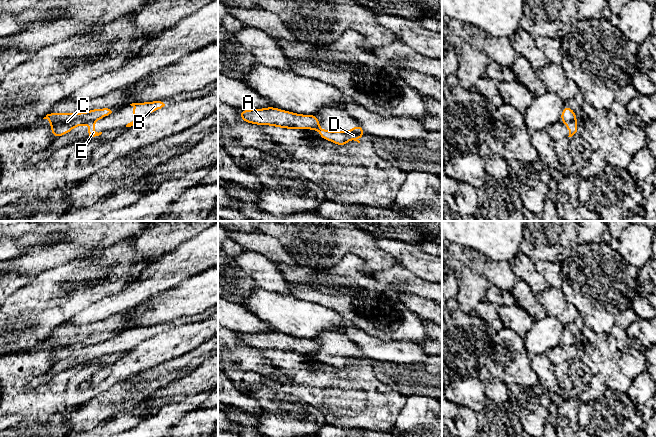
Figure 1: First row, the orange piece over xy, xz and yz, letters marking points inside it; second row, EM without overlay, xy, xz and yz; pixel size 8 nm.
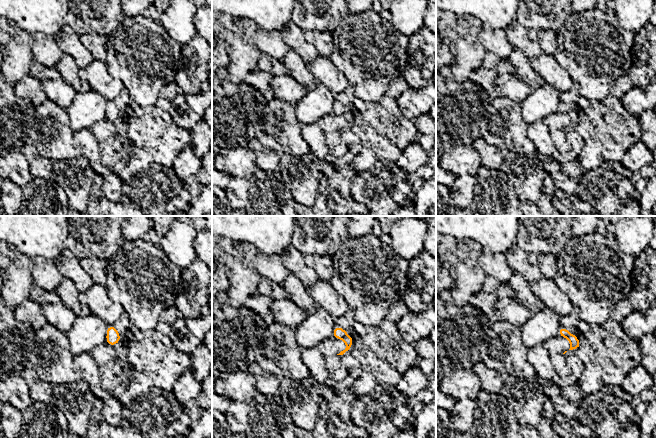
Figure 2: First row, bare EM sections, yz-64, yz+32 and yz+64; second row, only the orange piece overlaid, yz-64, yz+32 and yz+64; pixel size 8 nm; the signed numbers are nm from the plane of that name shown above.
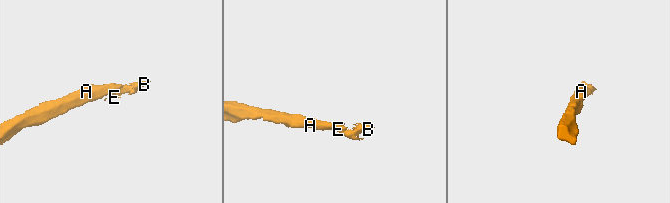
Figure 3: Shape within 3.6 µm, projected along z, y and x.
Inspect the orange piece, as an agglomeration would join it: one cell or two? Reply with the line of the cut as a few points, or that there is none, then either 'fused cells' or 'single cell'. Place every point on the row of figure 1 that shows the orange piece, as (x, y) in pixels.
yz (575, 119), (565, 123) | fused cells

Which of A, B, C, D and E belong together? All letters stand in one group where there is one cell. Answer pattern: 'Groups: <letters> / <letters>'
Groups: A C / B D E

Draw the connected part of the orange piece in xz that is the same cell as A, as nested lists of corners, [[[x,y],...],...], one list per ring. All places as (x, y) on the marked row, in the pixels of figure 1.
[[[275,107],[240,110],[239,115],[246,123],[259,126],[271,125],[287,129],[316,129],[319,125],[317,115],[303,115],[281,110]]]

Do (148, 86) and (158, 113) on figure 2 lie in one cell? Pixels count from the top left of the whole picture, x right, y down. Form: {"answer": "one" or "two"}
{"answer": "two"}

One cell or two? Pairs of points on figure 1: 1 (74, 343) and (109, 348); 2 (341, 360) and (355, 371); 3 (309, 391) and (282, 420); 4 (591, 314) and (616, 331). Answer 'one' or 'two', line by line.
1: two
2: two
3: two
4: two

